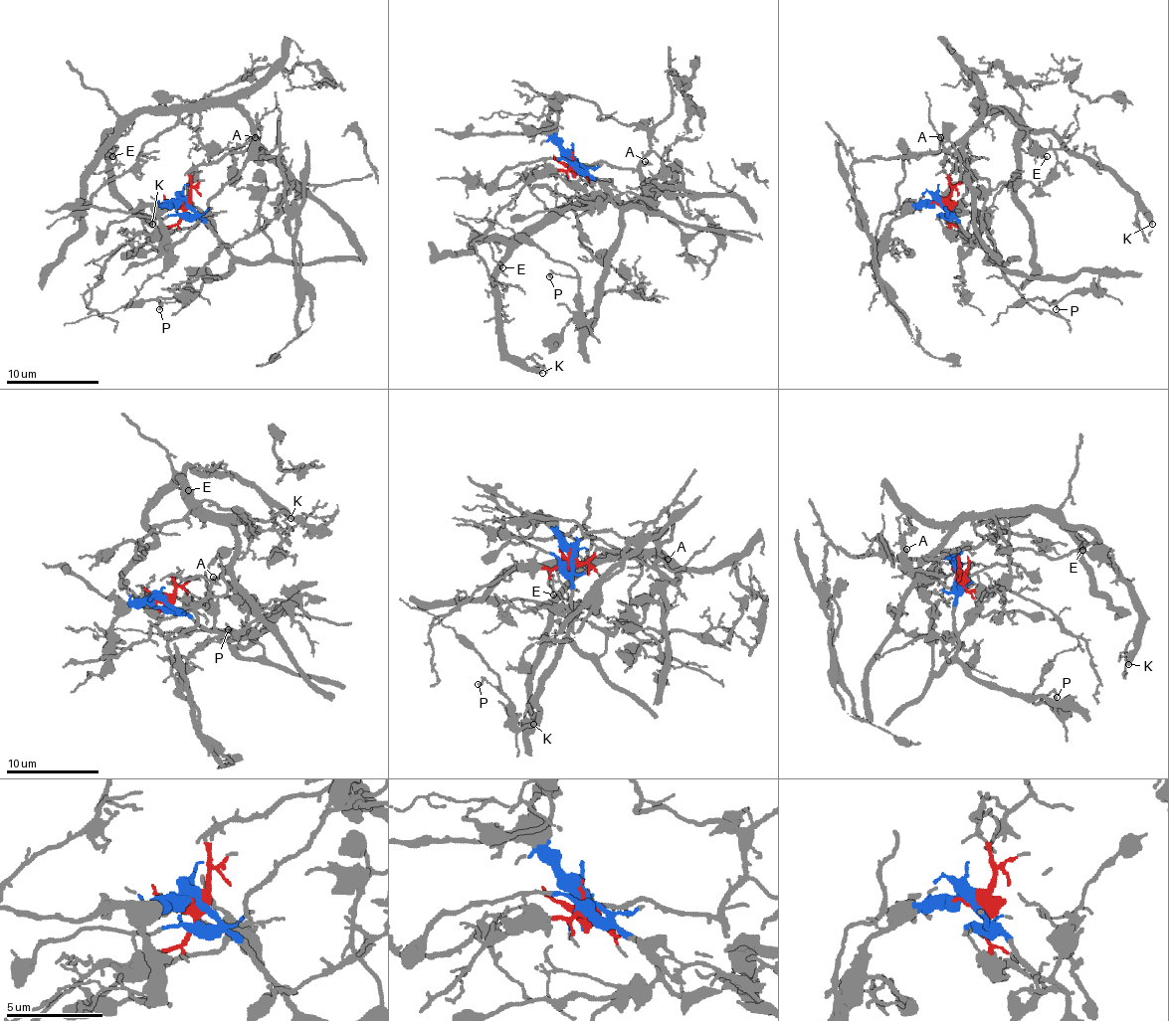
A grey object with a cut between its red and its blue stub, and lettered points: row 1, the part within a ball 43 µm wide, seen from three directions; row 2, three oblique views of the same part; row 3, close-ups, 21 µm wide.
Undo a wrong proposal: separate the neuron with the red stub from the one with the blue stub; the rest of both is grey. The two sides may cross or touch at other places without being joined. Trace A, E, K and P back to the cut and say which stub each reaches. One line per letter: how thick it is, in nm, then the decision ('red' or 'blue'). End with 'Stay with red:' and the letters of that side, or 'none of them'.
A: 100 nm thick; red
E: 150 nm thick; red
K: 240 nm thick; red
P: 130 nm thick; blue
Stay with red: A, E, K

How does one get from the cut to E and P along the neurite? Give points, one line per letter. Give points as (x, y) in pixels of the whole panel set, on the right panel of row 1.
E: (940, 203), (950, 192), (940, 162), (980, 115), (980, 103), (1003, 108), (1020, 129), (1022, 150), (1047, 157)
P: (940, 203), (1006, 268), (1040, 277), (1098, 275), (1098, 289), (1066, 293), (1052, 303), (1057, 309)

